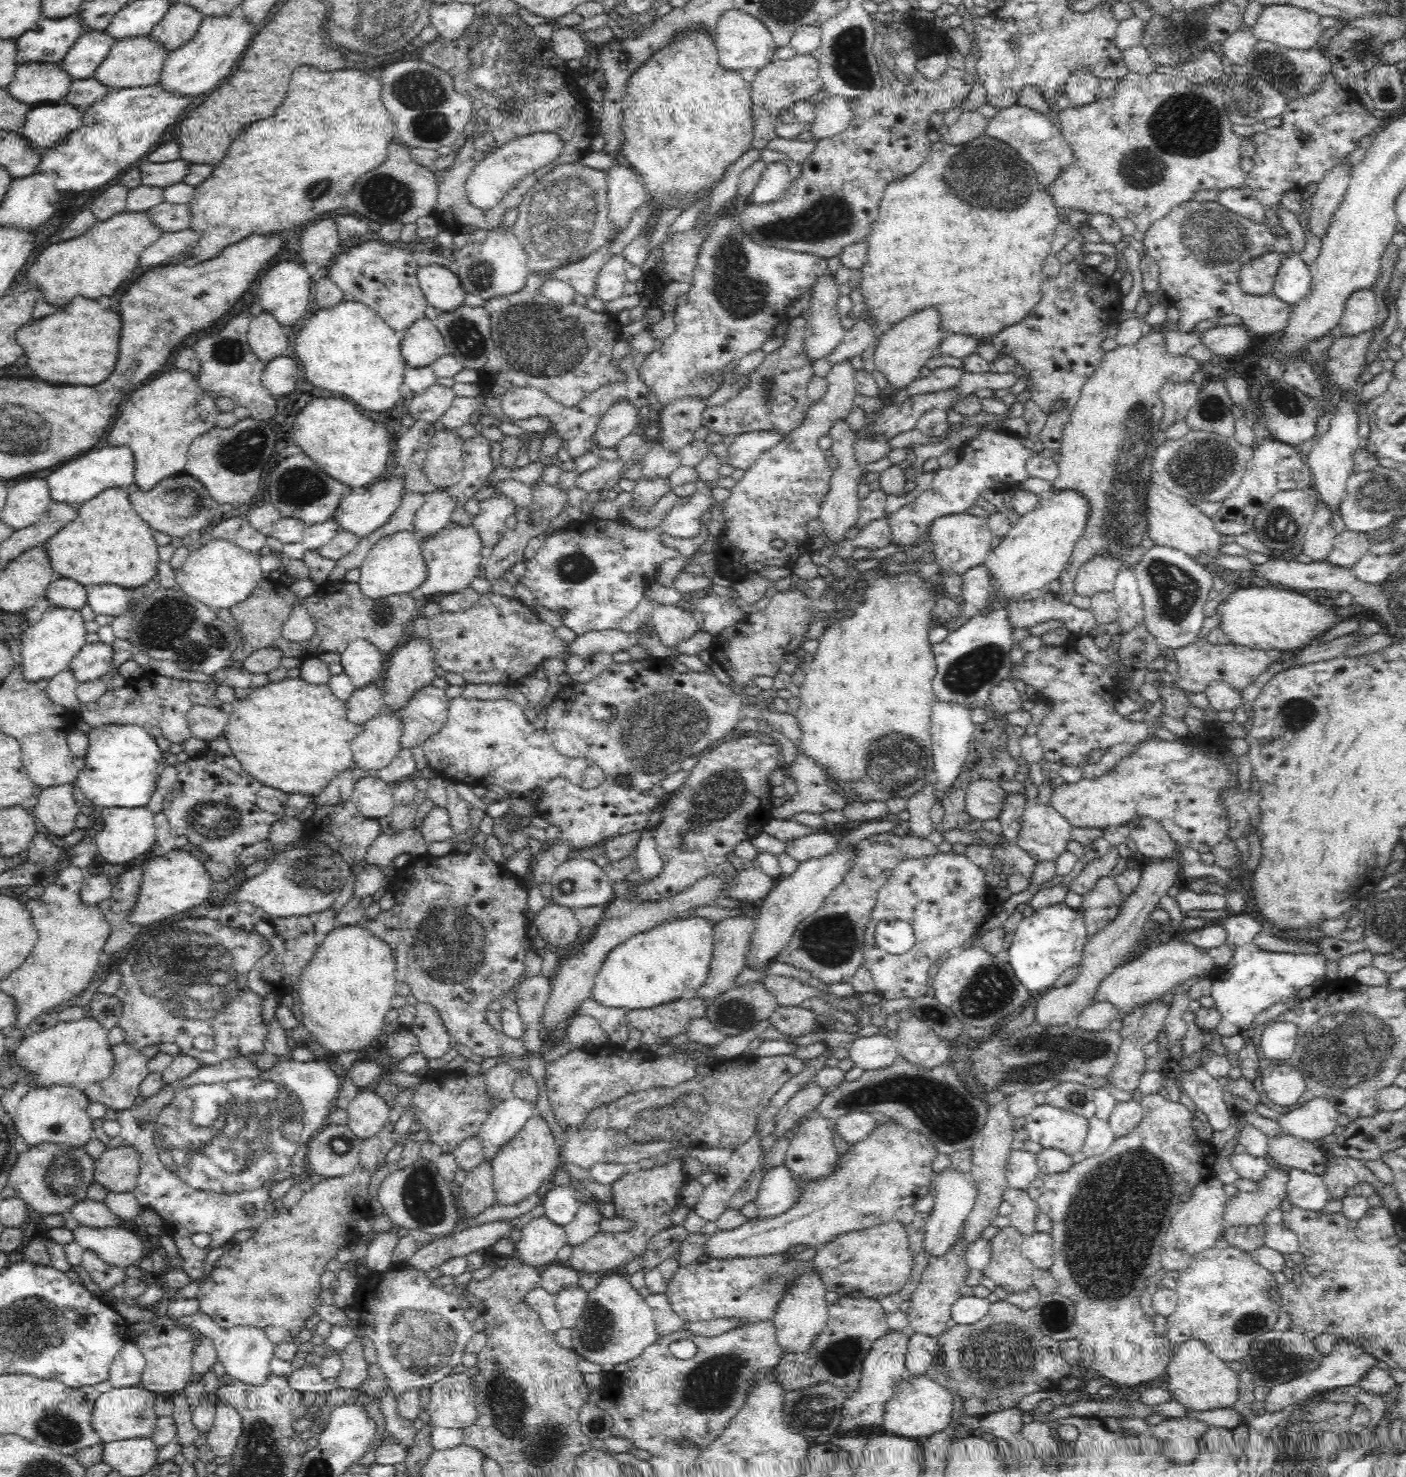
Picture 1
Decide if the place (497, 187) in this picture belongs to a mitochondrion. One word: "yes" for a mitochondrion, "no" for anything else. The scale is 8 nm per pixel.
no

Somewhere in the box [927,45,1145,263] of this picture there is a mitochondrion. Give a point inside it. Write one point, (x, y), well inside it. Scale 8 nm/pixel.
(991, 168)

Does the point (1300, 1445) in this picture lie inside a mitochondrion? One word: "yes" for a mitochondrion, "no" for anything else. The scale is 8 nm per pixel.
yes

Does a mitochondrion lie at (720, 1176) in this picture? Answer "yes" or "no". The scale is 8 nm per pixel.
no

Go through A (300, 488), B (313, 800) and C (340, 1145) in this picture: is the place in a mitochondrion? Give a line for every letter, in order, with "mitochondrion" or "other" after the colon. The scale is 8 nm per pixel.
A: mitochondrion
B: other
C: mitochondrion

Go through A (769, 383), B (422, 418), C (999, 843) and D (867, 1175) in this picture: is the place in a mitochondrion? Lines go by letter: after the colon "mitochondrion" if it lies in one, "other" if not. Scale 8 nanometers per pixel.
A: mitochondrion
B: other
C: other
D: mitochondrion

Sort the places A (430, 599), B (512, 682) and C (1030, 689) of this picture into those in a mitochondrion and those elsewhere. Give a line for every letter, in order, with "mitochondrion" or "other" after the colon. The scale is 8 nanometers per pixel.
A: other
B: other
C: other

